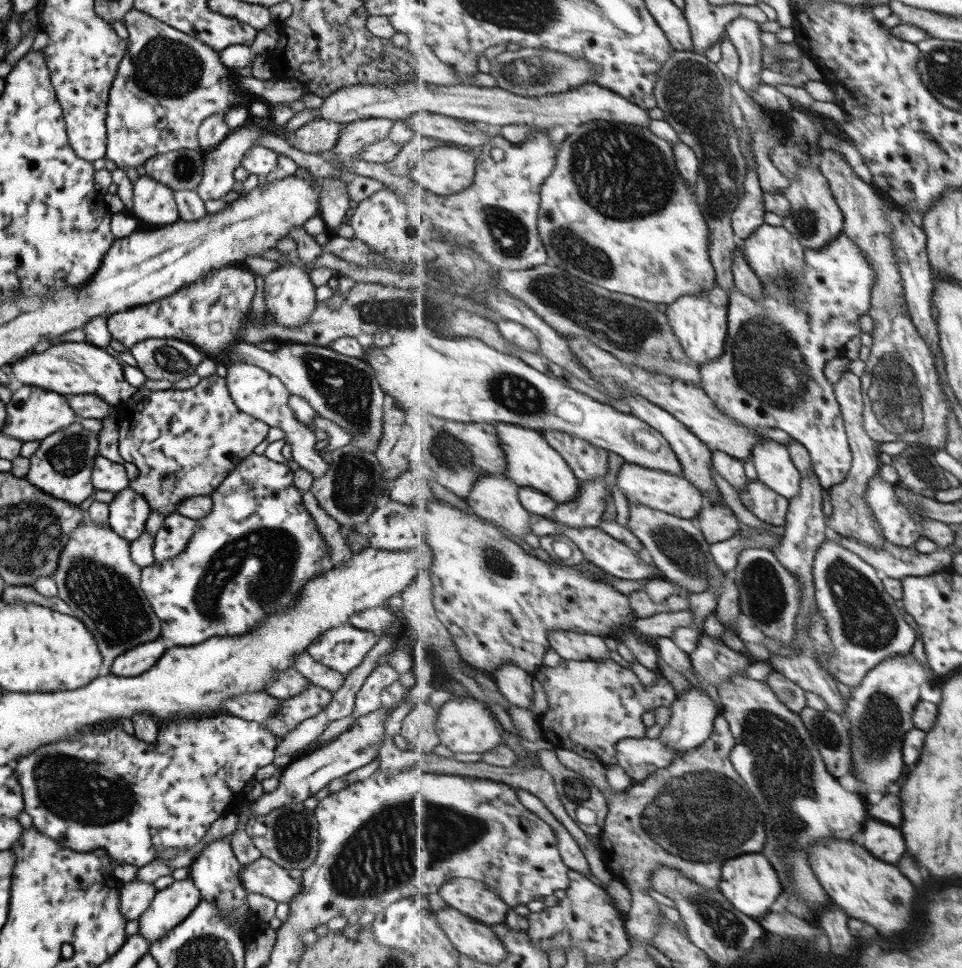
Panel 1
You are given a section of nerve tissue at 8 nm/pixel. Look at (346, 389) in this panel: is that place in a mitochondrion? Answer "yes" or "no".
yes

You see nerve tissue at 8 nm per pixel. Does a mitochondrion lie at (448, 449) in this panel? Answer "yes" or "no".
yes

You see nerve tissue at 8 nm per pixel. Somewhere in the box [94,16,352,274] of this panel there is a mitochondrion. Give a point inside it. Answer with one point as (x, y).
(164, 66)

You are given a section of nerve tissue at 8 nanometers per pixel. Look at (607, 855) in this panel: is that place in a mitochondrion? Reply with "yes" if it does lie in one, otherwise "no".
no

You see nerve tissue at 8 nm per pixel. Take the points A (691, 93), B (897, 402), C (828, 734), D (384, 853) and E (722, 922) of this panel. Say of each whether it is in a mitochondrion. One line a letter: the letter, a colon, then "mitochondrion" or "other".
A: mitochondrion
B: mitochondrion
C: mitochondrion
D: mitochondrion
E: mitochondrion

